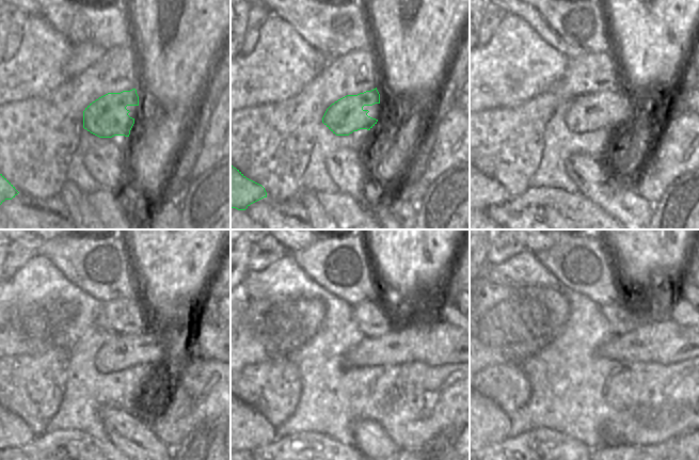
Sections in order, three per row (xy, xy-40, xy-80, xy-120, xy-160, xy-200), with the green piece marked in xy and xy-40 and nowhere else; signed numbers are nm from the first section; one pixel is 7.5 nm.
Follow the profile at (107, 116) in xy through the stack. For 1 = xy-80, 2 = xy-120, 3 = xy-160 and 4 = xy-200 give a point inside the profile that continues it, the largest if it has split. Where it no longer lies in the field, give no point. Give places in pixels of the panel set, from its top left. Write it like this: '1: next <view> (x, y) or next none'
1: next xy-80 (584, 114)
2: next xy-120 (111, 358)
3: next xy-160 (353, 359)
4: next xy-200 (602, 355)

